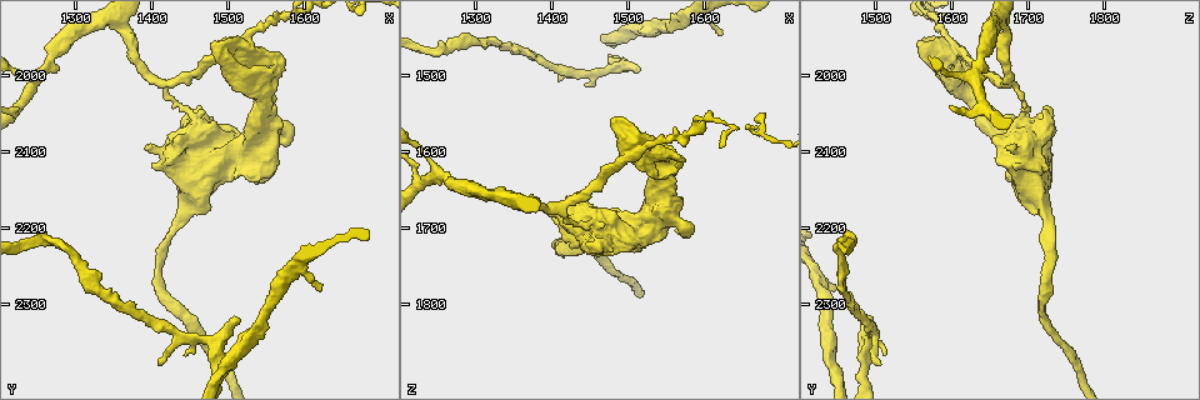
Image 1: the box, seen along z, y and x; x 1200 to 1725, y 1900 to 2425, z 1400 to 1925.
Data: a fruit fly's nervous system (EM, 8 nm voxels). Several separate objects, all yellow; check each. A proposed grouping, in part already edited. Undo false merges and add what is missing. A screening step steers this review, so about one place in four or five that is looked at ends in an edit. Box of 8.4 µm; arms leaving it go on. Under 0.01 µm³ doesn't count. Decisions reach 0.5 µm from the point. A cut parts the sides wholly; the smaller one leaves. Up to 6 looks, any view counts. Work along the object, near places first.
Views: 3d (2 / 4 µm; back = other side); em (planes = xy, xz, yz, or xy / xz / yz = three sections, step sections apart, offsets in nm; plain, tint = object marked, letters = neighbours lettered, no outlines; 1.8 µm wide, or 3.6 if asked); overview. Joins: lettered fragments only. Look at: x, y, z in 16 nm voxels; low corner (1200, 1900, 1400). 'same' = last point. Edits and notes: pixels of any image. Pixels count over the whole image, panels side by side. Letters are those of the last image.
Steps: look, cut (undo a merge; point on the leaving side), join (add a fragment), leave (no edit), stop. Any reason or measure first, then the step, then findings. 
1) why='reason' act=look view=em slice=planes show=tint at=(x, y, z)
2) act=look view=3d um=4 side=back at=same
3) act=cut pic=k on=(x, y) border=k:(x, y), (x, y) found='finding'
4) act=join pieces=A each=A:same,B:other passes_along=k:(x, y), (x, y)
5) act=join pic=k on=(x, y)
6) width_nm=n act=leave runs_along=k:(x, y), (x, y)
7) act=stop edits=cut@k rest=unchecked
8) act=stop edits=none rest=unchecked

why='thin neck' act=look view=em slice=planes show=letters at=(1300, 2235, 1460)

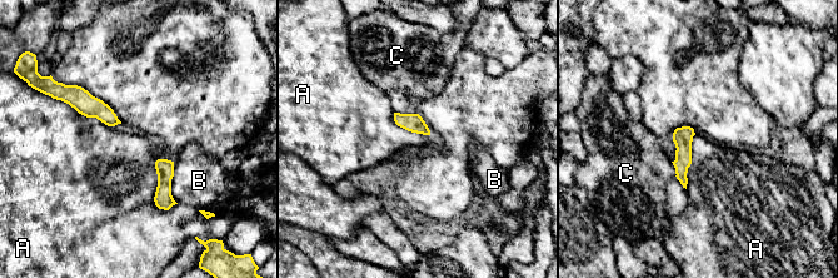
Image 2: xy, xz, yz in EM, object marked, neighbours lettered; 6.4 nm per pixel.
act=leave each=A:other,B:other,C:other runs_along=2:(687, 129), (683, 137), (683, 180) found='continuous, no second neuron'

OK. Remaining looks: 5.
why='tapers out' act=look view=3d um=4 at=(1510, 2315, 1490)

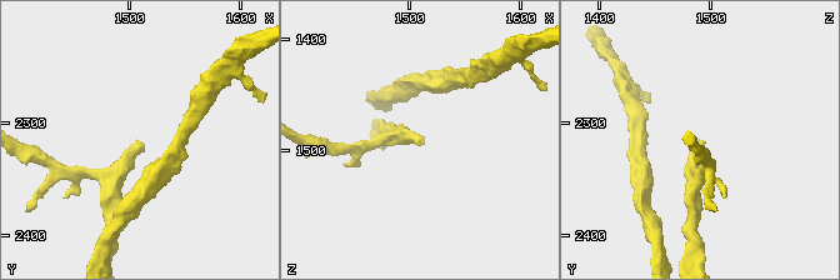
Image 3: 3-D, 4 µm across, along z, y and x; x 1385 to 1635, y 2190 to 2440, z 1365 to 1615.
why='need the tissue' act=look view=em um=3.6 slice=planes show=letters at=(1510, 2318, 1490)

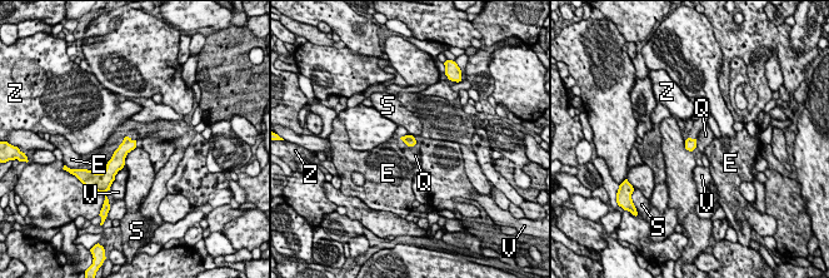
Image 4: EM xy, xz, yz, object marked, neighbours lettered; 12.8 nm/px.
act=leave each=E:other,Q:other,S:other,V:other,Z:other found='no lettered fragment goes on from it'

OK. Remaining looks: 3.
why='four-way junction' act=look view=em slice=yz step=16 show=tint at=(1515, 1960, 1590)

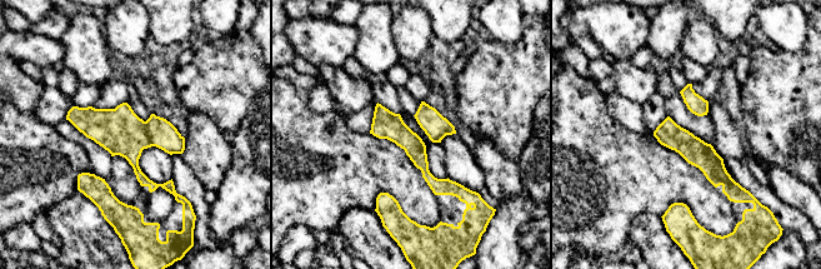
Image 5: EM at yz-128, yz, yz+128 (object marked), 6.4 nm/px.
act=look view=em slice=planes show=letters at=same

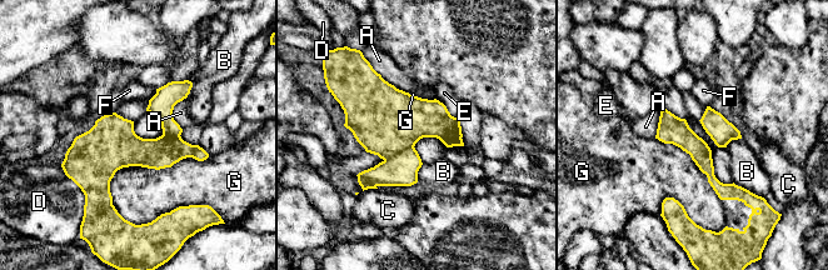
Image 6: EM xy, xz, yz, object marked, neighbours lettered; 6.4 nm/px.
act=cut pic=6 on=(400, 170) each=A:other,B:other,C:other,D:other,E:other,F:other,G:other border=6:(413, 146), (405, 148), (384, 160) found='two neurons meet here'

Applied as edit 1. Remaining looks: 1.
act=stop edits=cut@6 rest=unchecked

